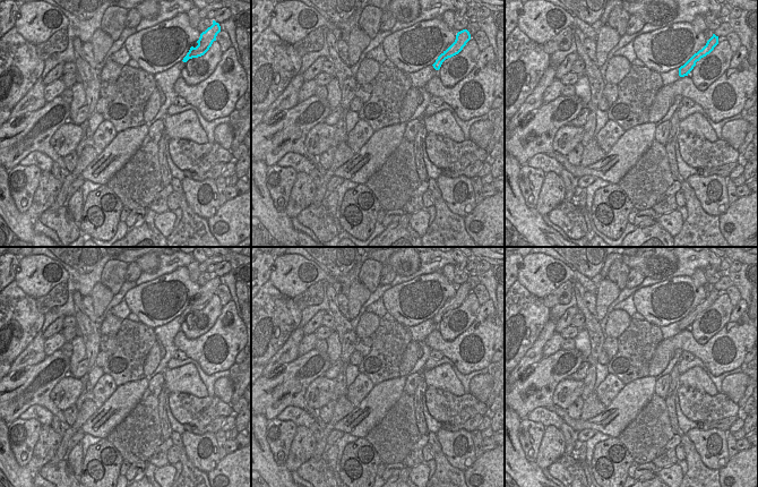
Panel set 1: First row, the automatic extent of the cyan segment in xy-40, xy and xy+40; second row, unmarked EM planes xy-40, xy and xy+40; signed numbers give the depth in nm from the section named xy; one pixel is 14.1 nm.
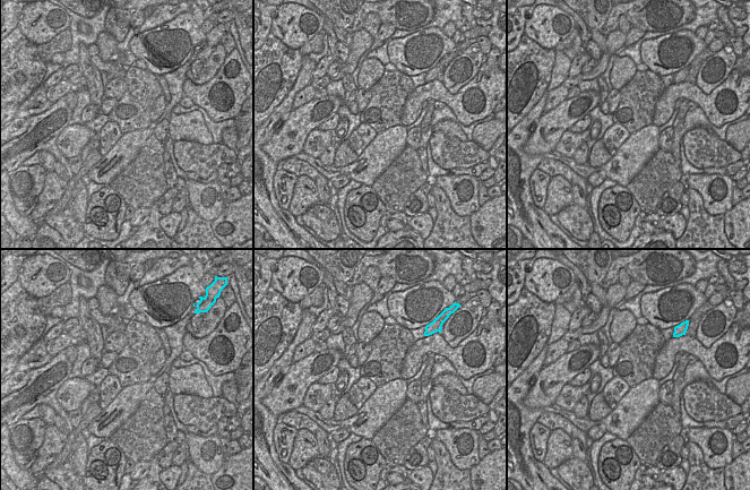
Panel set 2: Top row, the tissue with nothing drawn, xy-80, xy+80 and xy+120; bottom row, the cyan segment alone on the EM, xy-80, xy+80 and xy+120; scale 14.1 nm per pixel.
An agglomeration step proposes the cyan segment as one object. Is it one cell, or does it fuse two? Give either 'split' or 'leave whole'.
leave whole

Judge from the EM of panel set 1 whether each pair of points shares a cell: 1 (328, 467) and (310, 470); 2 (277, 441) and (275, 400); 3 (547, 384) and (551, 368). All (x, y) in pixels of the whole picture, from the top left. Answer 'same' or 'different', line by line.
1: same
2: different
3: same

